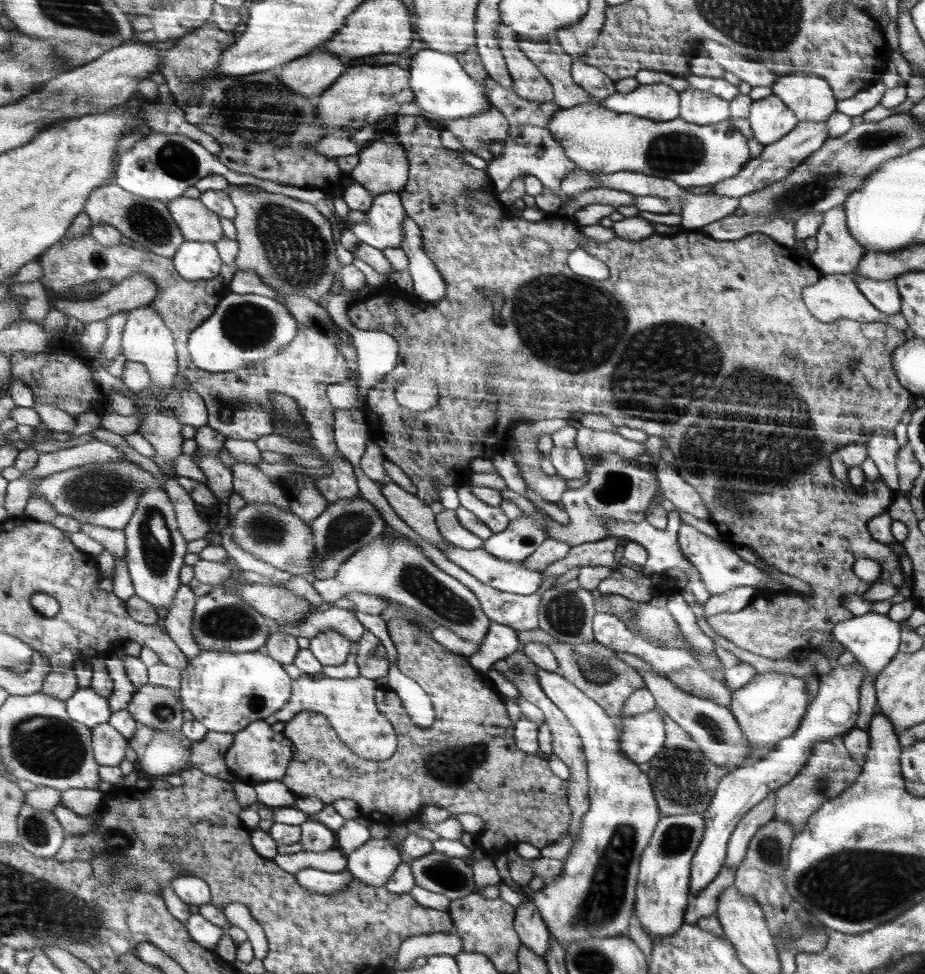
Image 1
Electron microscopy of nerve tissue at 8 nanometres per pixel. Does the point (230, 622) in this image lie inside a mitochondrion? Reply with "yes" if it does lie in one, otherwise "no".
yes

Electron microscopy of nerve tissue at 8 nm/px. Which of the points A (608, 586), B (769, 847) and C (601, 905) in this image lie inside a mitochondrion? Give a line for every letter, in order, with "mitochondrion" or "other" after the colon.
A: other
B: mitochondrion
C: mitochondrion

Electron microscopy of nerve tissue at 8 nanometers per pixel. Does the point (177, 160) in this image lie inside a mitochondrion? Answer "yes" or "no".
yes

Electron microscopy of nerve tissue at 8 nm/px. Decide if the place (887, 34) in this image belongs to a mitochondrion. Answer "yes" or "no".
no

